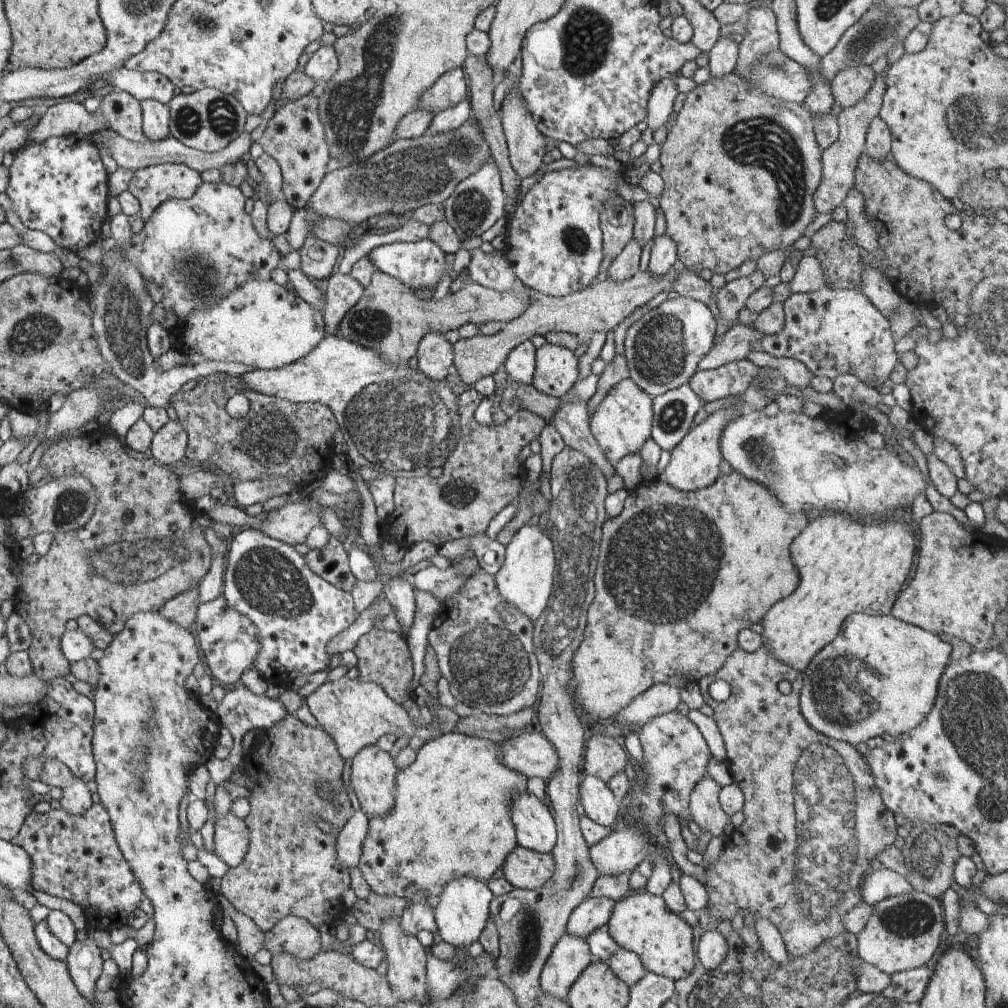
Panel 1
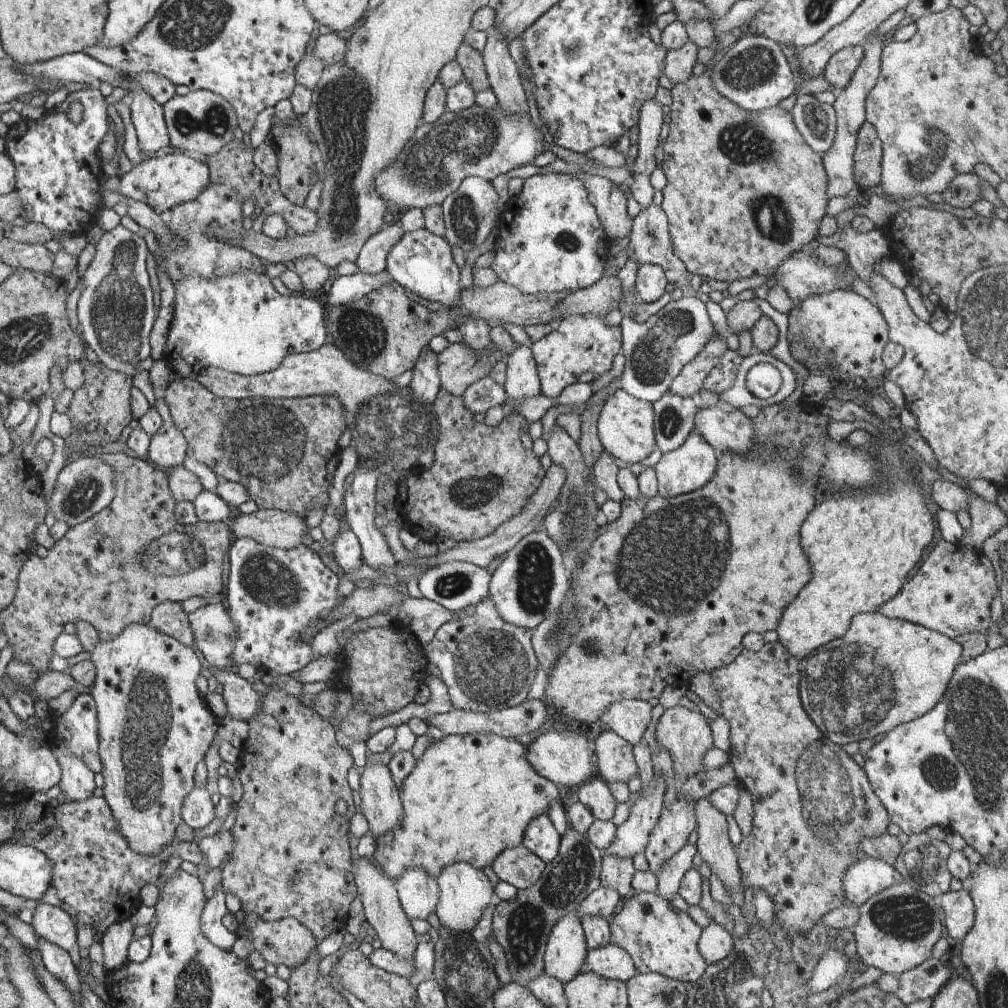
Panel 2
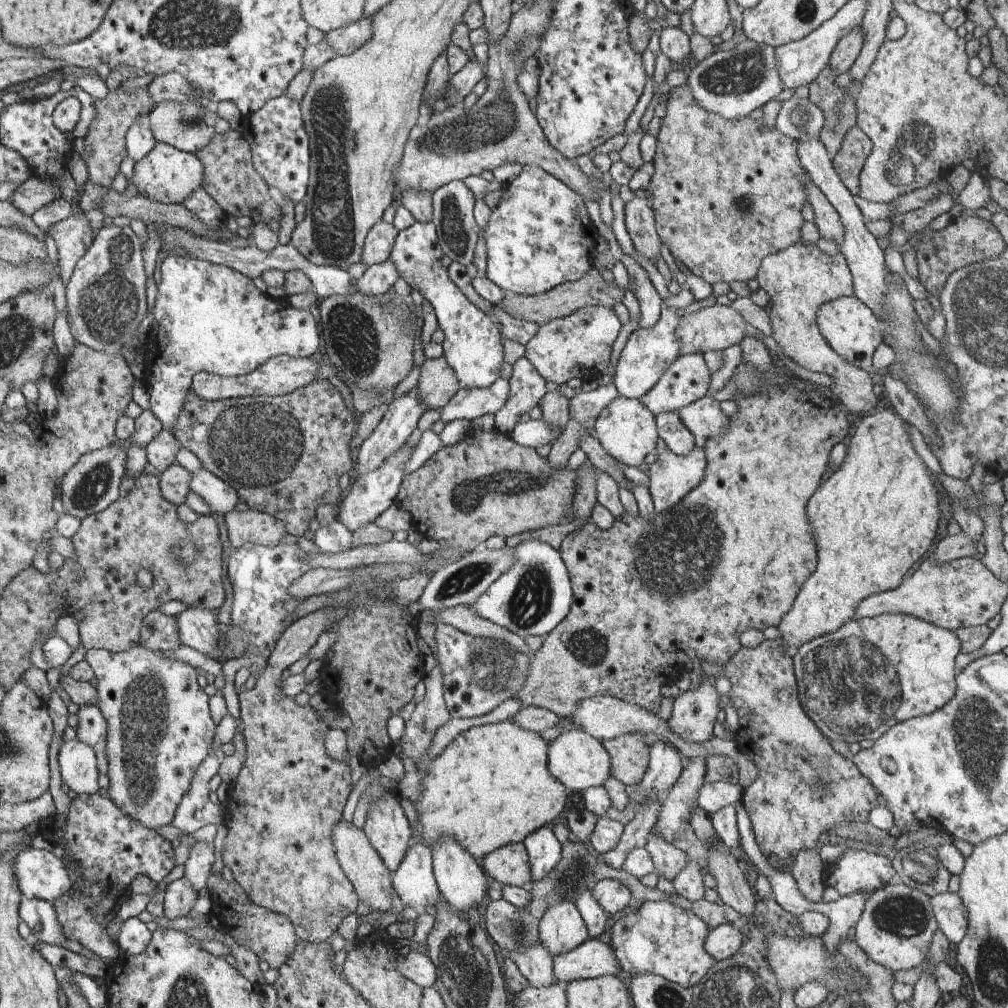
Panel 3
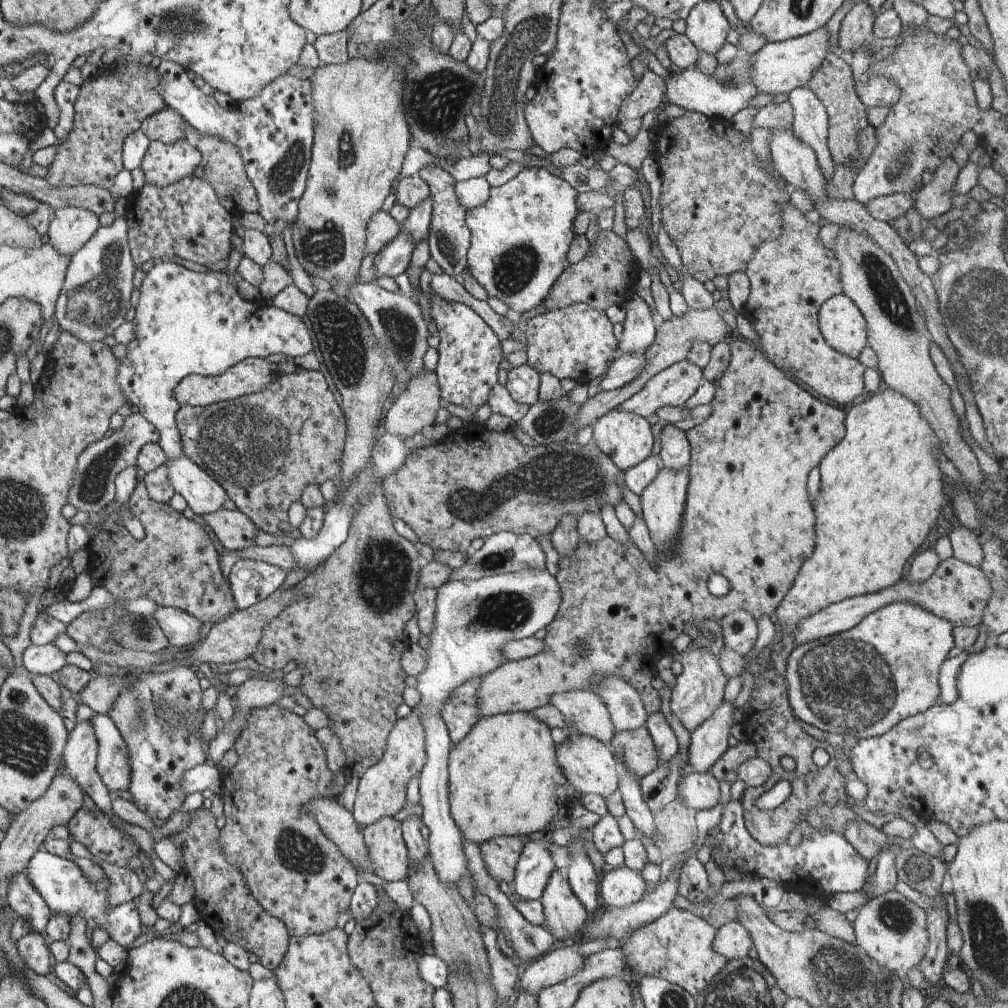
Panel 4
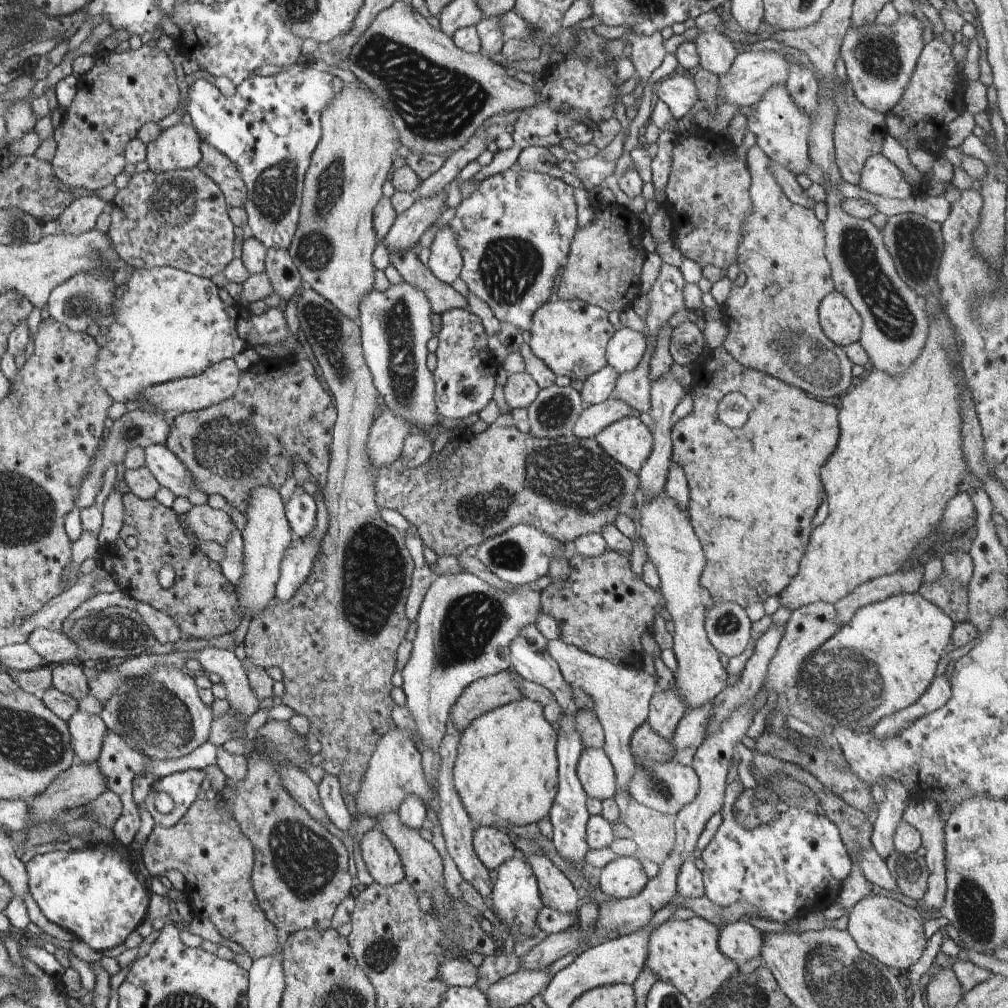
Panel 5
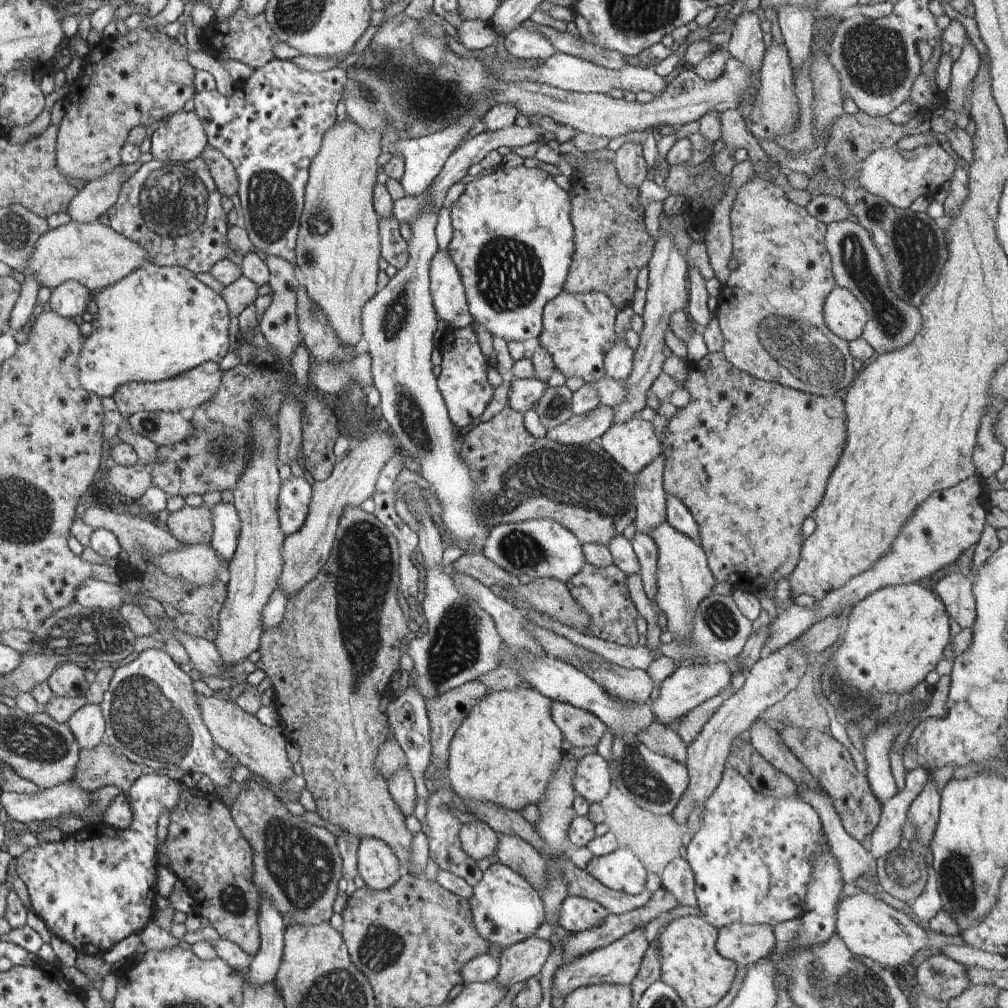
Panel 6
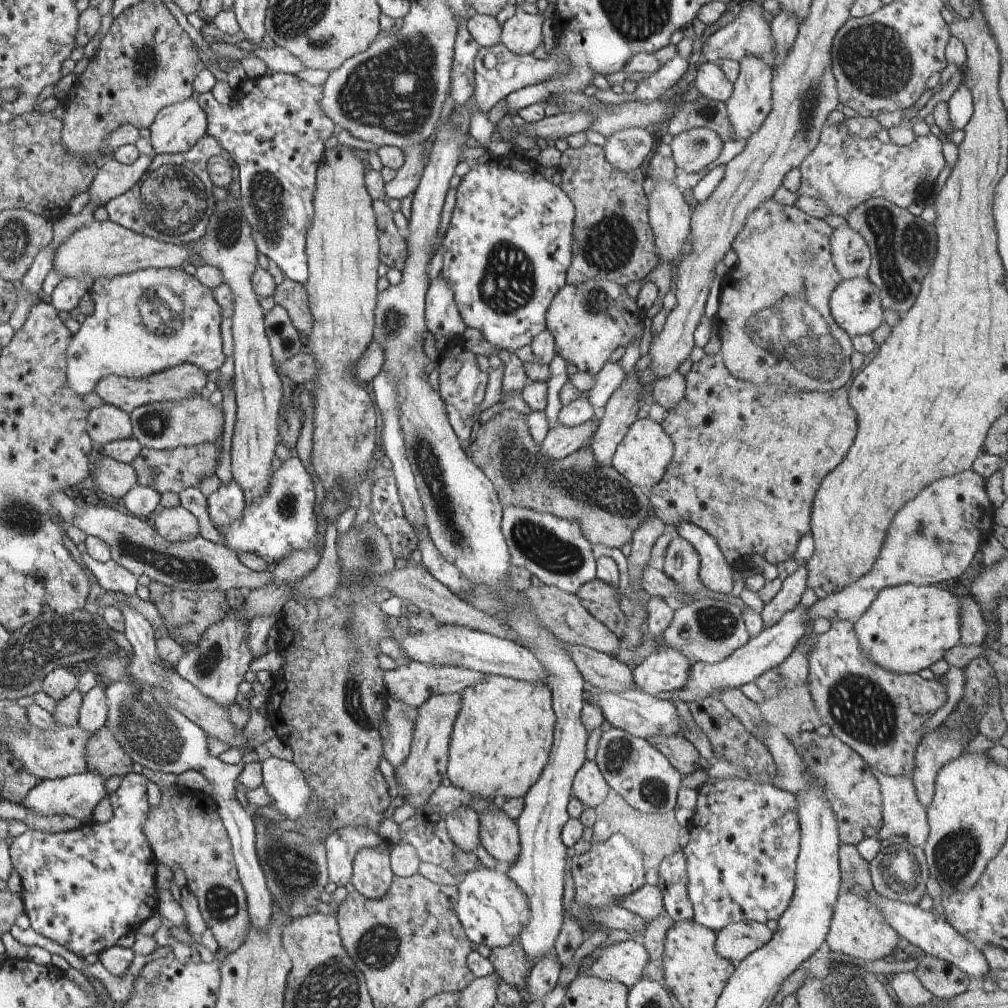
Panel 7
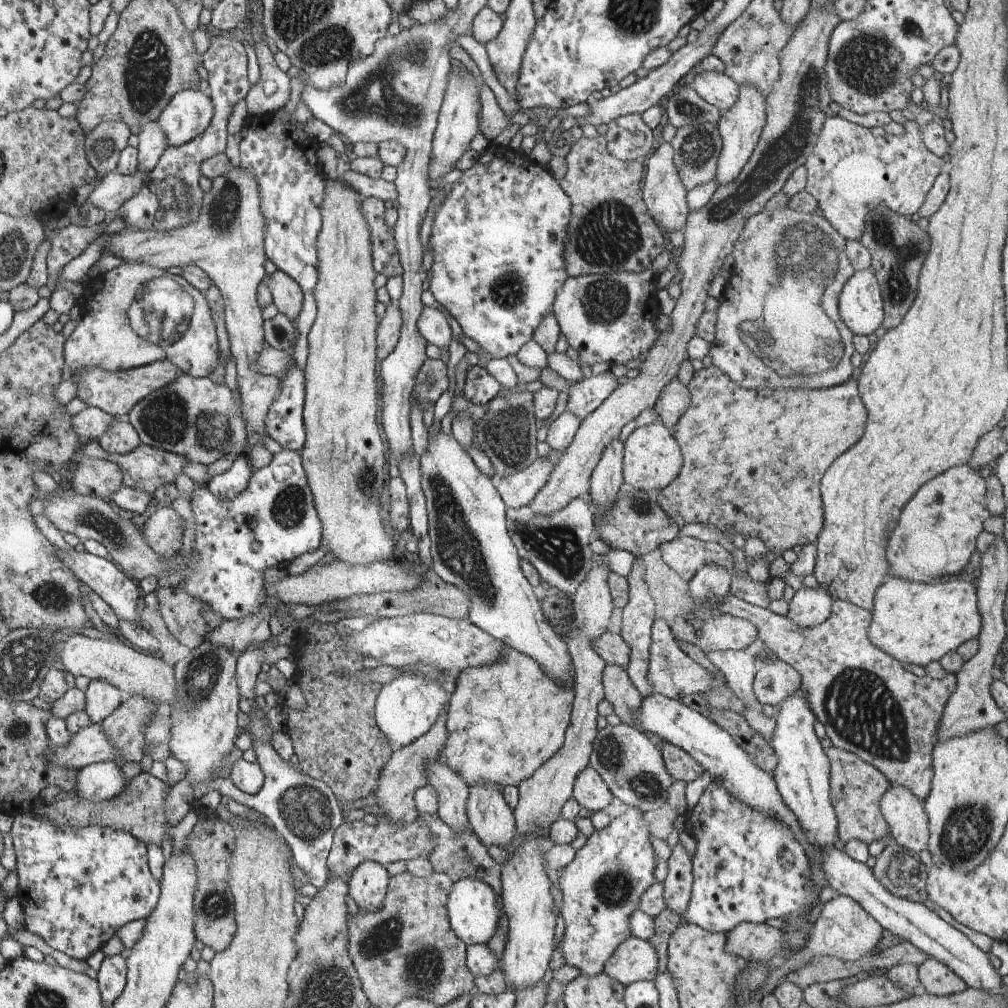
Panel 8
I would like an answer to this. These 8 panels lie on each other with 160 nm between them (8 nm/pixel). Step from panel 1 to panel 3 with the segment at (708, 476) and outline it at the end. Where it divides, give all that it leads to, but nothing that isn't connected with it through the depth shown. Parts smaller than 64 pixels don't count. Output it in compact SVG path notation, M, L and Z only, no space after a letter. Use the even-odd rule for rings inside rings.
M694 445L687 454L677 456L671 453L666 447L665 450L658 451L657 460L646 467L648 474L648 488L649 496L651 498L653 512L658 515L667 513L671 507L675 506L681 498L688 494L703 478L705 471L705 456L703 456L703 448Z

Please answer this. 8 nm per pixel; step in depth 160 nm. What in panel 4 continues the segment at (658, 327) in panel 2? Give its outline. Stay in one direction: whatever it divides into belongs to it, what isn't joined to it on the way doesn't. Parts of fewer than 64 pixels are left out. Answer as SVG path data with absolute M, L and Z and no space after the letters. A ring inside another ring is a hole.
M621 354L613 359L608 368L601 374L598 388L602 391L615 391L635 380L645 368L644 354Z

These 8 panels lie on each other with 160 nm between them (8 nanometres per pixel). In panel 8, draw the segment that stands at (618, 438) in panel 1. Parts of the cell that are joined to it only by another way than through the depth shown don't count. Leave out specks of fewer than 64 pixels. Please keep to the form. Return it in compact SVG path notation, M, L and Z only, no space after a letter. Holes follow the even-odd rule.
M660 420L635 427L622 444L622 480L629 488L644 492L661 490L676 478L681 463L682 454L678 444L673 440L669 428Z

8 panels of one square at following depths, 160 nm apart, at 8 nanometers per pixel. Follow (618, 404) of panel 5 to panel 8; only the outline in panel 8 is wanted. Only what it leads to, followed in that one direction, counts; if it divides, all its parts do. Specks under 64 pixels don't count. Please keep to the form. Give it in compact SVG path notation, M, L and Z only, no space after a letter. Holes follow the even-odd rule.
M549 449L545 456L536 456L521 472L494 480L504 505L514 509L529 506L537 491L547 482L561 455L561 451Z

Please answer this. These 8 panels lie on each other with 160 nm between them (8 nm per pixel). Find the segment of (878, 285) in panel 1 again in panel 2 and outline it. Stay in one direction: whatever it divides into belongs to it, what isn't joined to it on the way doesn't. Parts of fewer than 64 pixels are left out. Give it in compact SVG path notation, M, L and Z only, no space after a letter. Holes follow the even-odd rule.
M845 215L839 218L831 238L821 240L825 246L835 247L847 256L848 266L856 278L867 283L873 274L873 262L889 254L889 247L880 229L861 234L851 228Z

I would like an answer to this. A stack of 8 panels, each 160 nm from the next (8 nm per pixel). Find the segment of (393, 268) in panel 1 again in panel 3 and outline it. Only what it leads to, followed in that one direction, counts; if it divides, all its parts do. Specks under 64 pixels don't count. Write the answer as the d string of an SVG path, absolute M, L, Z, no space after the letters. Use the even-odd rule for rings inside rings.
M413 222L403 234L399 234L393 242L389 260L395 266L397 275L411 287L412 290L418 291L419 294L429 302L435 312L437 320L437 327L441 329L443 334L443 348L442 356L447 362L447 366L453 370L453 376L457 380L458 390L465 390L467 388L487 388L491 386L497 378L500 378L500 367L503 363L503 348L500 342L500 332L498 327L491 323L488 316L485 316L481 310L473 306L467 300L460 289L451 282L451 278L447 276L446 266L441 264L440 257L442 250L439 250L439 241L437 235L437 228L431 222Z

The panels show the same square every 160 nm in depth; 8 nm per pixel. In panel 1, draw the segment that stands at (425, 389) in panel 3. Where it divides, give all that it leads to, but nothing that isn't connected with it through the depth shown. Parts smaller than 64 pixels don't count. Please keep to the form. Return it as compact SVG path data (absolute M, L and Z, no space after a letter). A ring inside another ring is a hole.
M673 264L665 273L656 275L649 271L636 271L621 282L605 280L595 285L587 285L576 293L564 297L543 296L539 300L529 301L526 309L517 318L502 324L503 327L492 335L481 335L479 332L472 337L459 338L452 344L451 372L460 378L460 383L472 384L479 378L492 375L505 360L507 353L520 342L535 335L545 335L553 331L575 333L578 336L589 336L592 332L609 332L629 316L635 309L647 304L659 292L671 290L677 270L683 270Z

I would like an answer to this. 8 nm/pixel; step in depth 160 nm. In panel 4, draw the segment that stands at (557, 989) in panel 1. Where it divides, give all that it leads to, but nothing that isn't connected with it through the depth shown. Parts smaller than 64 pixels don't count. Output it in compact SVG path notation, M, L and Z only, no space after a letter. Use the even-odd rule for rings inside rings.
M554 869L549 874L539 902L545 916L541 927L553 936L556 944L575 941L590 919L561 870Z

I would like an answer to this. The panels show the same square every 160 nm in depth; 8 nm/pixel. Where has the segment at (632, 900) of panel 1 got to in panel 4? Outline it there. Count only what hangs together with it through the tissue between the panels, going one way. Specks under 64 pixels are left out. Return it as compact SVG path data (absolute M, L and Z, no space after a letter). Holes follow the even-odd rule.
M671 907L657 920L633 930L621 941L620 948L630 969L638 976L665 980L695 998L727 964L723 956L713 952L714 936L715 929L699 915Z

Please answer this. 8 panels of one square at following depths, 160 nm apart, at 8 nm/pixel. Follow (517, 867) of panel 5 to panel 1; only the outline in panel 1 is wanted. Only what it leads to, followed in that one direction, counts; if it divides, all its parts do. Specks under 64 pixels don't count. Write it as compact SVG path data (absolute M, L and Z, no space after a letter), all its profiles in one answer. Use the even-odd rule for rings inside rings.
M525 791L513 793L508 807L517 845L535 852L551 852L556 826L550 808Z

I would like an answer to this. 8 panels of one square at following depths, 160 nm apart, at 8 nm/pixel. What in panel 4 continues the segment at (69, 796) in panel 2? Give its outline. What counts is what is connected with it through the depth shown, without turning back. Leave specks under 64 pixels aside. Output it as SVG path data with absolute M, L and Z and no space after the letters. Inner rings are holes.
M89 720L75 726L67 734L66 749L63 750L65 770L71 780L85 792L94 807L105 814L111 814L112 795L103 786L97 772L98 740Z

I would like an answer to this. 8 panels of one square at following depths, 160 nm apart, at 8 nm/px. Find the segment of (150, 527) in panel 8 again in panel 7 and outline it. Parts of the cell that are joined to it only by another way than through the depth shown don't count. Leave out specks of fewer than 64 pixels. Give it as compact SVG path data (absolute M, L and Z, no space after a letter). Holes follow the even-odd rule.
M180 505L161 509L153 522L155 532L170 543L188 541L198 535L197 518Z

